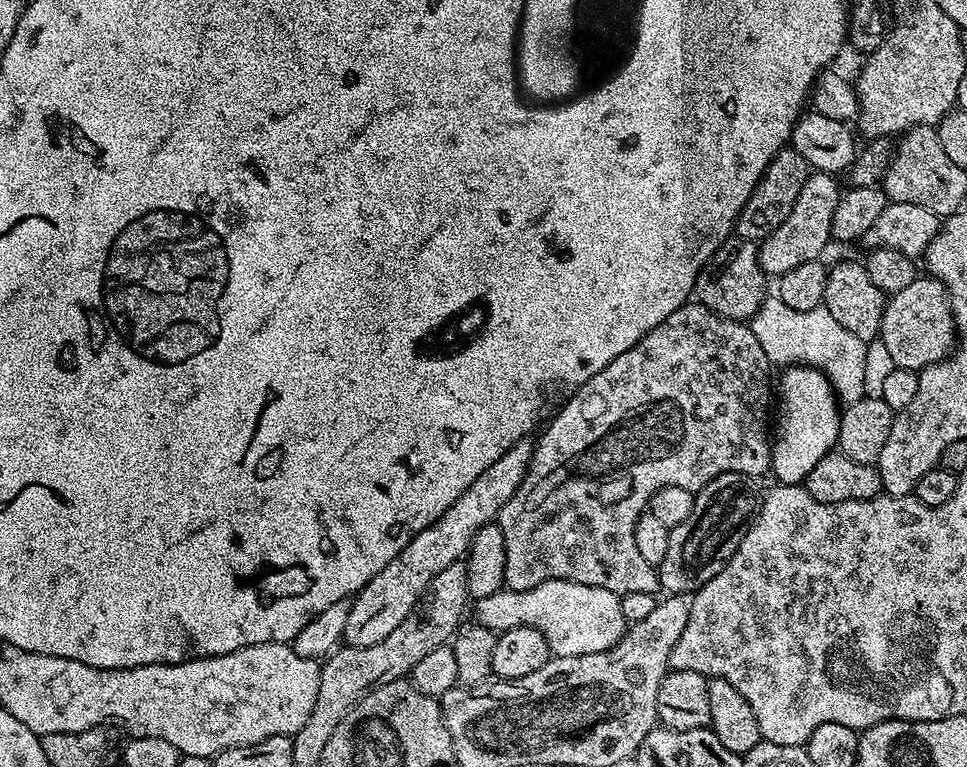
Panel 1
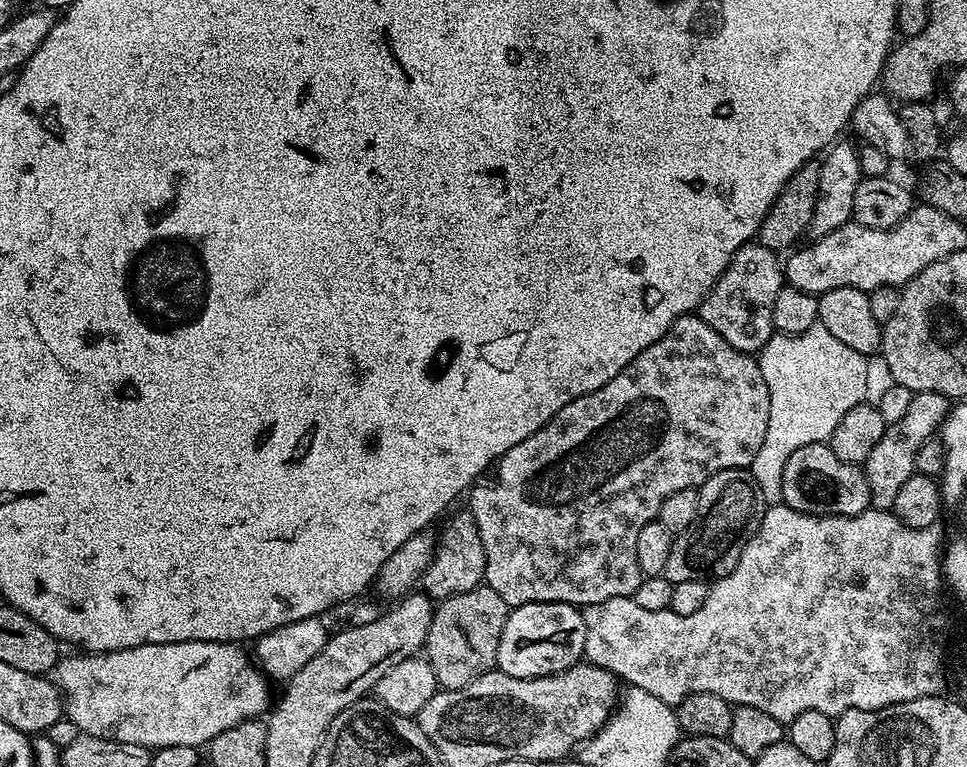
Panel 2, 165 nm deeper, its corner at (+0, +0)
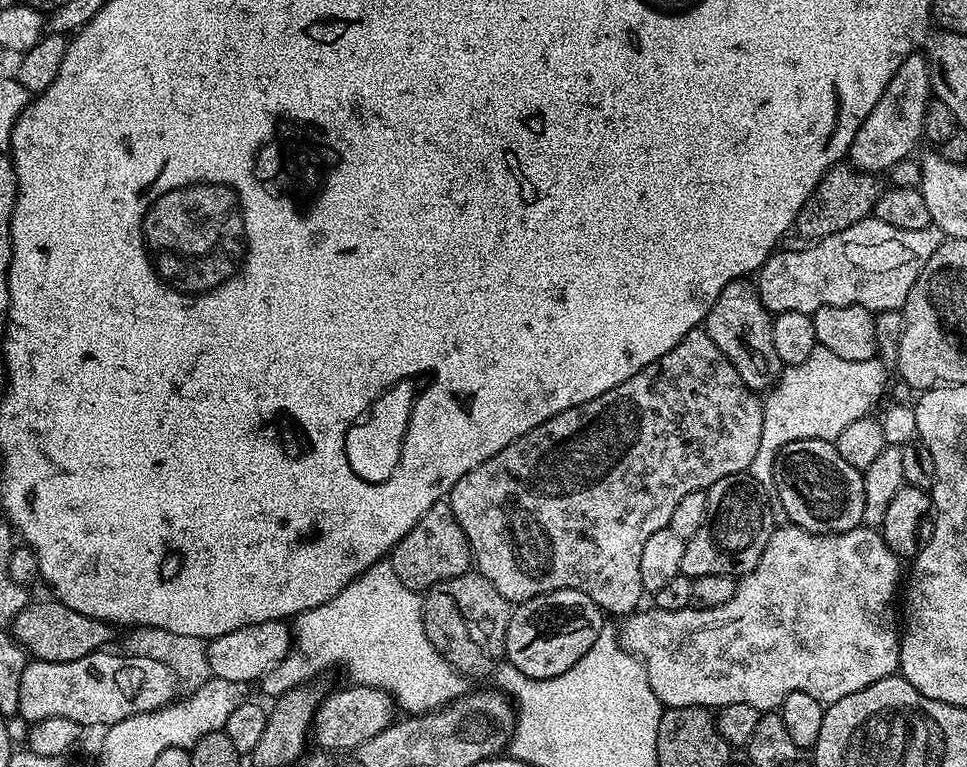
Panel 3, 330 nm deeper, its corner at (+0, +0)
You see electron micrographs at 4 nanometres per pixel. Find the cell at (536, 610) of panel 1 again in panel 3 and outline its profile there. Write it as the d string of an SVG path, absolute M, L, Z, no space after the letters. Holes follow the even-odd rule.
M788 522L783 526L773 527L770 534L770 542L766 542L766 550L762 550L762 558L758 558L758 566L754 566L752 572L748 572L736 585L736 593L734 598L730 598L730 602L726 602L726 606L714 606L713 608L701 608L699 606L689 606L682 610L662 610L661 608L652 606L649 607L649 612L645 610L637 610L627 617L623 621L624 629L619 629L618 635L620 643L628 649L629 652L633 652L635 656L639 656L644 661L644 669L646 674L650 678L650 686L654 690L654 694L660 699L661 705L670 708L681 708L682 706L698 706L699 708L707 708L709 710L719 710L727 706L727 704L733 704L734 702L746 702L746 706L754 706L761 710L776 710L779 709L781 702L785 700L790 694L795 692L801 692L802 694L810 694L810 698L818 698L820 703L827 706L833 704L838 698L846 698L846 694L858 694L858 690L862 690L866 686L870 686L874 682L878 682L882 678L893 675L899 669L900 666L900 638L902 635L901 629L896 628L896 612L898 616L898 608L892 603L896 600L896 587L901 587L902 584L902 572L900 576L900 564L901 561L890 550L890 546L886 546L883 536L879 531L874 528L859 527L854 530L846 530L845 532L831 532L823 536L817 532L811 532L810 530L802 530L797 524Z

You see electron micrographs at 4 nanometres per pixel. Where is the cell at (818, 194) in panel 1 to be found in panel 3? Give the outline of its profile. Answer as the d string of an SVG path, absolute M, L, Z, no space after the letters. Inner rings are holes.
M920 54L907 56L898 66L894 78L886 86L878 106L866 114L854 134L854 142L848 147L847 159L852 167L860 172L873 174L887 173L902 158L913 155L917 150L916 143L924 136L926 110L934 96L934 76L930 64Z

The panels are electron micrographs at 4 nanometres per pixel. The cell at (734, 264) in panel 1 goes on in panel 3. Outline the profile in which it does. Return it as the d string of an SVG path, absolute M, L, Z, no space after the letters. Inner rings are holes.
M745 278L724 287L714 306L710 306L702 325L710 338L714 338L714 346L730 358L734 370L738 370L738 378L742 378L742 382L757 394L767 393L780 379L782 371L778 353L774 350L772 317L773 313L760 301L755 283Z

